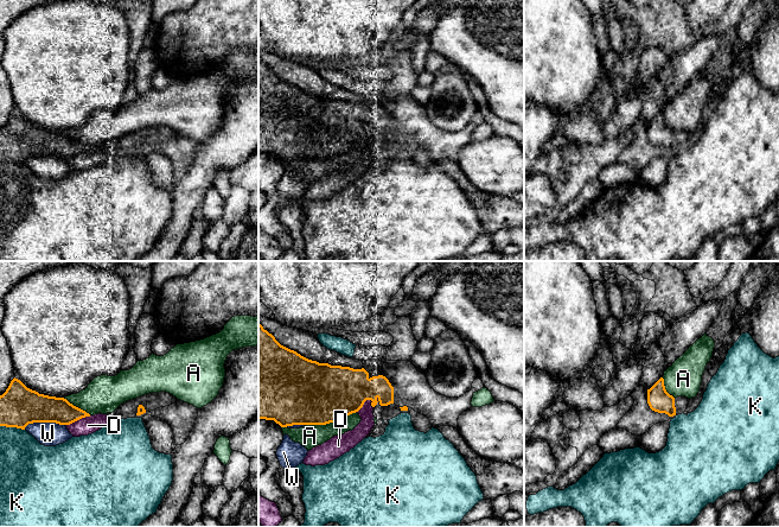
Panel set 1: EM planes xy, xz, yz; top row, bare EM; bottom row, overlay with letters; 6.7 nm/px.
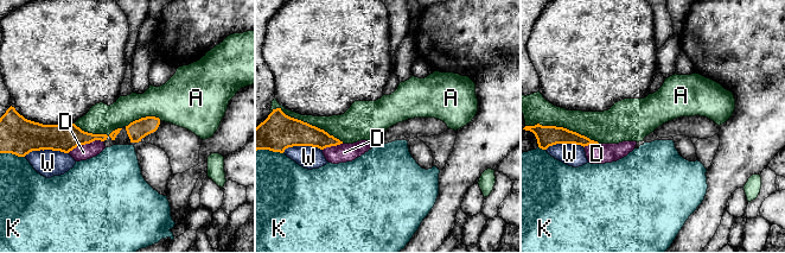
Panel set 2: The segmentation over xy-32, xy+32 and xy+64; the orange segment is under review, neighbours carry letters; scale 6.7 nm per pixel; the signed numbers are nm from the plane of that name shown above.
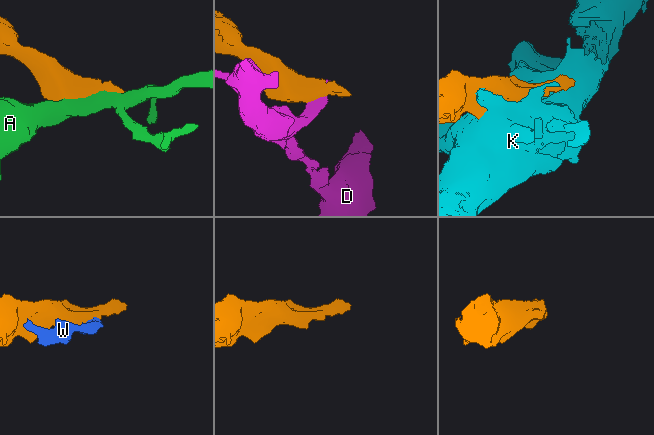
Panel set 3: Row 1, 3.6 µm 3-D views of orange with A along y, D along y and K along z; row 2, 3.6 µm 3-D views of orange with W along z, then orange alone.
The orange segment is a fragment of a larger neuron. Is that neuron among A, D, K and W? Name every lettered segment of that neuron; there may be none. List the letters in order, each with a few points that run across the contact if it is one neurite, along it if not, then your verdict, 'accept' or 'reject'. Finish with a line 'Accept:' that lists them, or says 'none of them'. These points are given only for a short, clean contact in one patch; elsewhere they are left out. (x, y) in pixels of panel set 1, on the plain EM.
A: reject
D: reject
K: reject
W: reject
Accept: none of them

